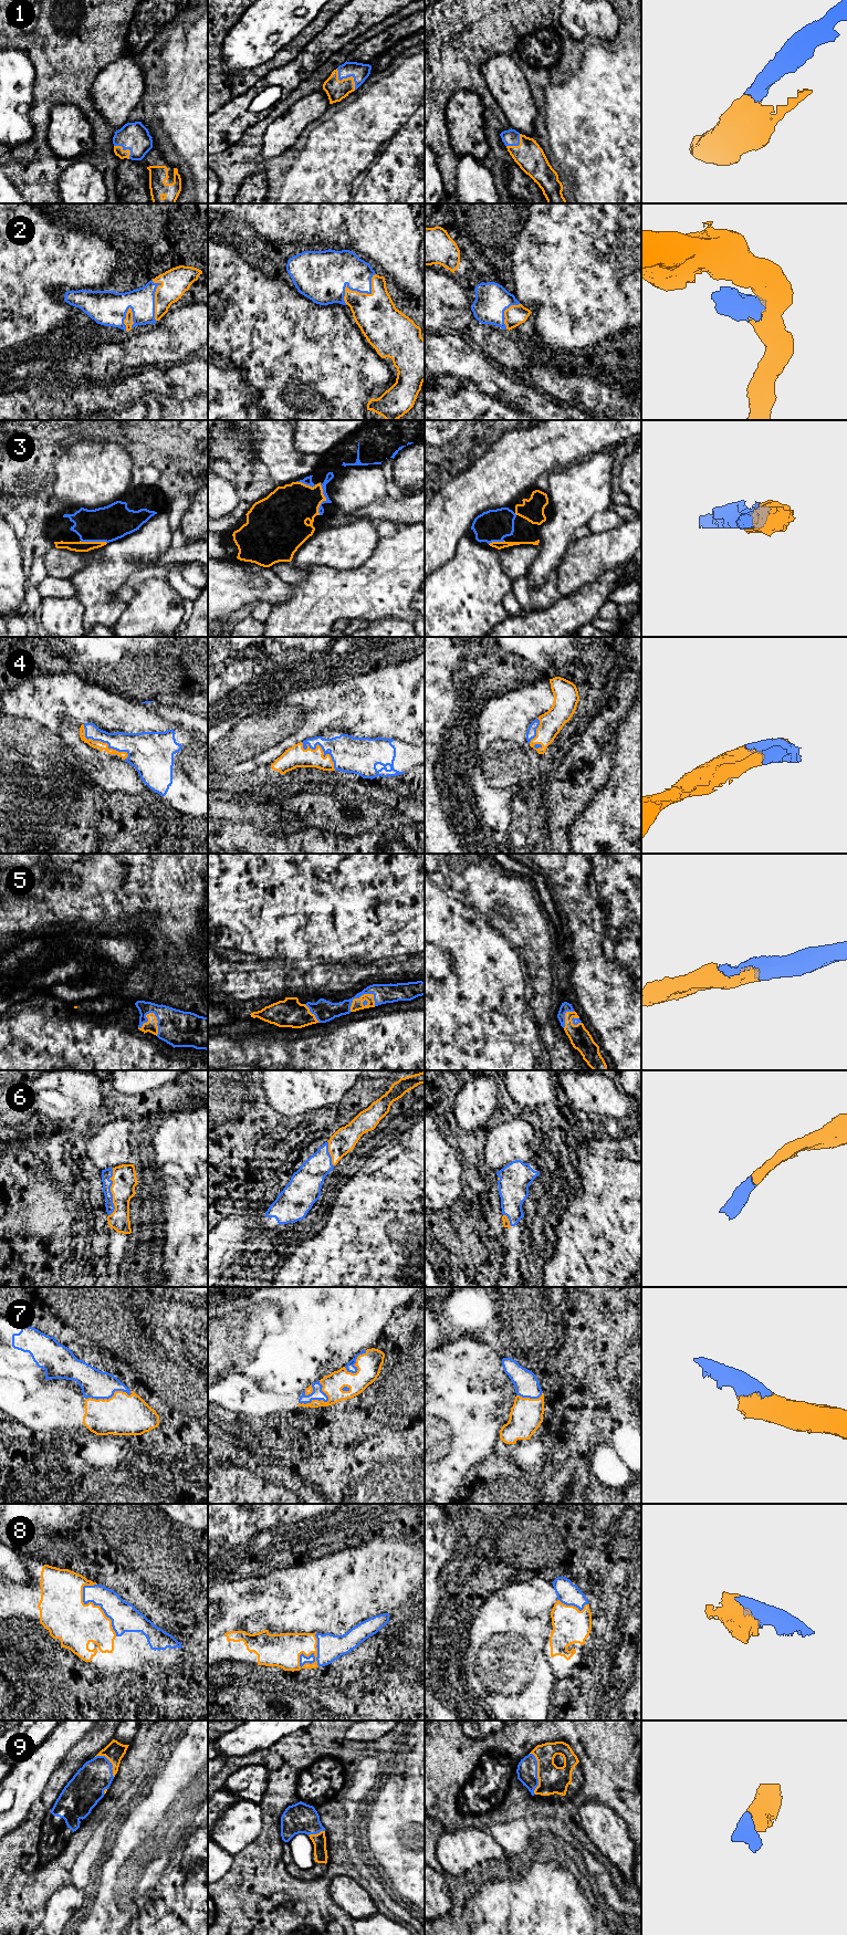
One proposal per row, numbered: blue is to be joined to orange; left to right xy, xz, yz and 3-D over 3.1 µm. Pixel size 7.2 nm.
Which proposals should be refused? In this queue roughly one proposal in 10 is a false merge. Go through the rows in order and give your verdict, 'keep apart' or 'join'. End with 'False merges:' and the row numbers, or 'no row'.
1: join
2: join
3: join
4: join
5: join
6: join
7: join
8: join
9: join
False merges: no row

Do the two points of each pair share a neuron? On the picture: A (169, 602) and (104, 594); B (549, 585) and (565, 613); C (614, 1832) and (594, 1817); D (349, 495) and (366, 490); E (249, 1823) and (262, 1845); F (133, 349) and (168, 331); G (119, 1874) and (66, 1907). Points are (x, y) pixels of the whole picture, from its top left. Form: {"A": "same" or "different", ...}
{"A": "different", "B": "different", "C": "same", "D": "same", "E": "different", "F": "same", "G": "different"}

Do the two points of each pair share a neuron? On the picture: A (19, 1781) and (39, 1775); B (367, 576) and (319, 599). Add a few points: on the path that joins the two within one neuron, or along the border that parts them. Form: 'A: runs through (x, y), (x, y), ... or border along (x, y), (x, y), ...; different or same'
A: runs through (23, 1781), (27, 1781), (34, 1775); same
B: runs through (355, 588), (349, 594), (331, 595); same

